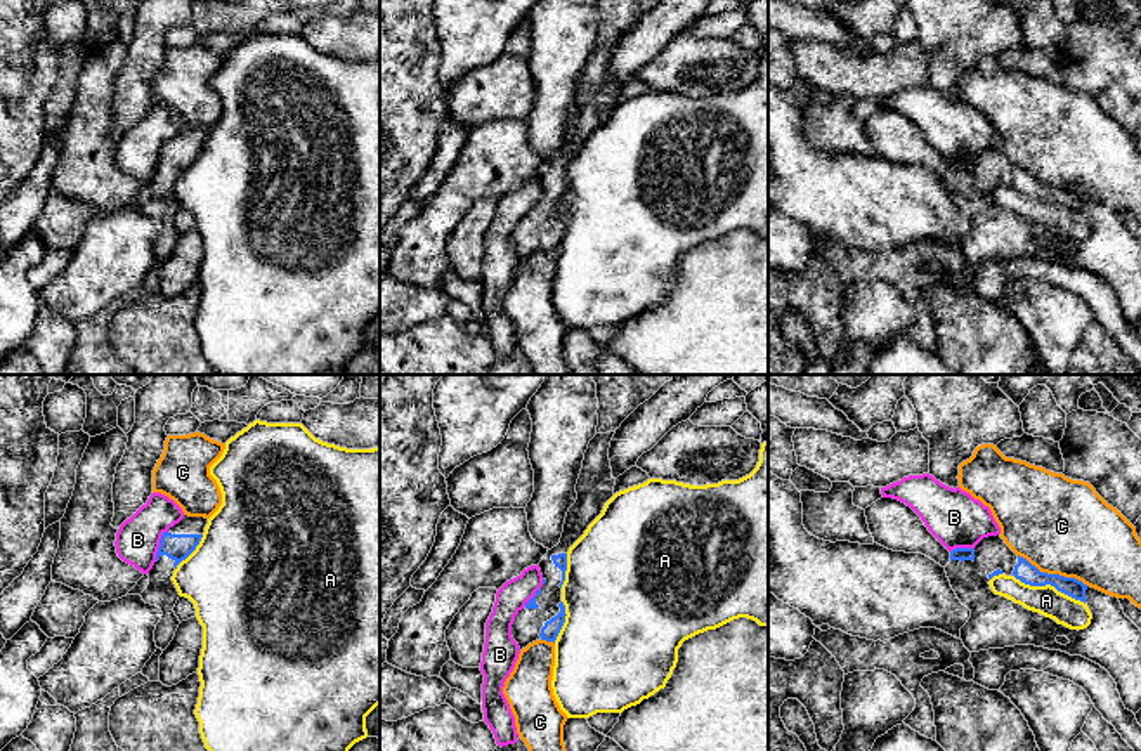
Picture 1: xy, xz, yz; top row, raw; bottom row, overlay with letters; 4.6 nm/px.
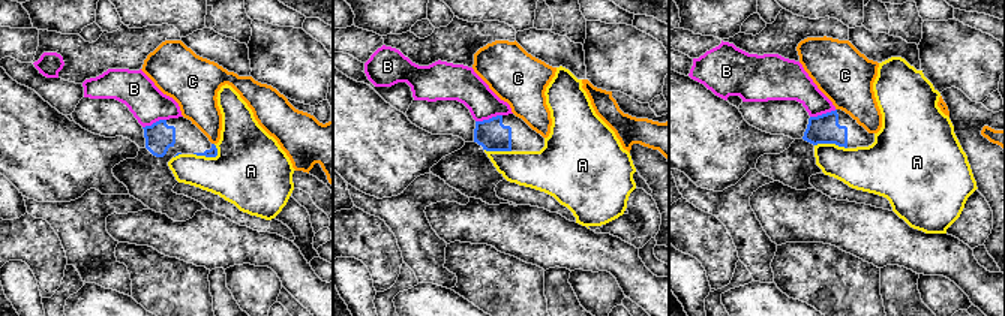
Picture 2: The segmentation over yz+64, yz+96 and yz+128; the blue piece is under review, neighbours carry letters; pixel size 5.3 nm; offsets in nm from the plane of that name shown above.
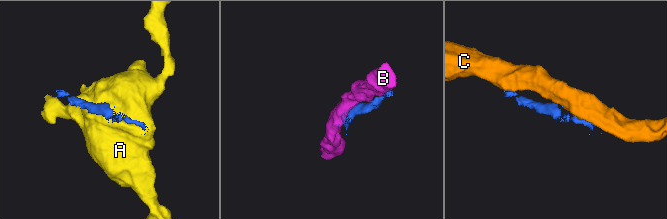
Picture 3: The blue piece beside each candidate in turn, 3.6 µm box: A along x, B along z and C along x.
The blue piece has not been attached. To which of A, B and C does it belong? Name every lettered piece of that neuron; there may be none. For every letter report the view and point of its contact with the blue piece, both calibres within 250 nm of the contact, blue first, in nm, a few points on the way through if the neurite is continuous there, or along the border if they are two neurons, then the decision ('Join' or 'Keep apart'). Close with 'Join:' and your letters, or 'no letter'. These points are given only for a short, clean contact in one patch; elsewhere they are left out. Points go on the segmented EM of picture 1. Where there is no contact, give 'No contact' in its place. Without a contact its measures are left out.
A: Touches blue at yz (1049, 583). Thickness 90 nm (blue) against 140 nm. Keep apart
B: Touches blue at xy (160, 545). Thickness 130 nm (blue) against 200 nm. Keep apart
C: Touches blue at yz (1053, 574). Thickness 90 nm (blue) against 440 nm. Keep apart
Join: no letter

